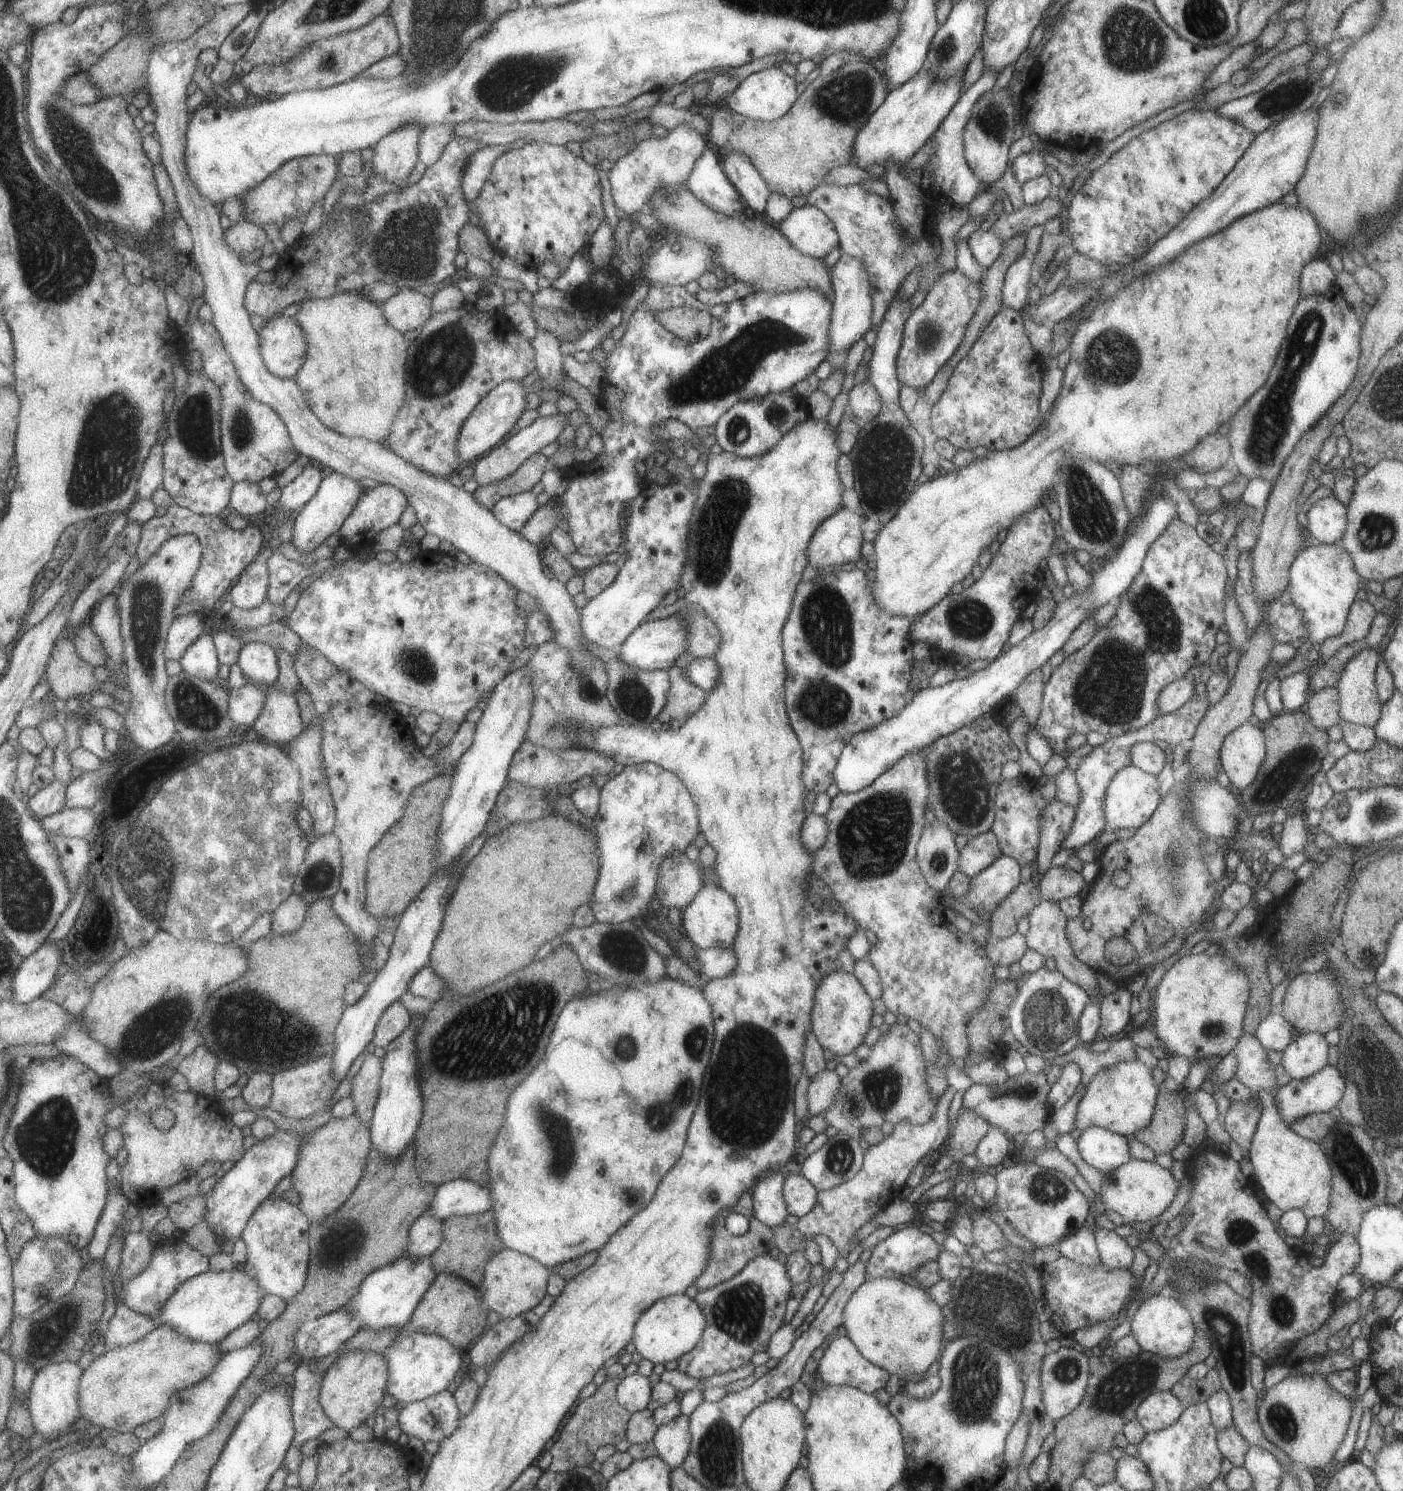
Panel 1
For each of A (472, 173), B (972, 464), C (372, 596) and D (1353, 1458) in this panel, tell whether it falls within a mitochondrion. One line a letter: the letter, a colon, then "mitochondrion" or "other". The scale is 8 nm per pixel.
A: other
B: other
C: other
D: other

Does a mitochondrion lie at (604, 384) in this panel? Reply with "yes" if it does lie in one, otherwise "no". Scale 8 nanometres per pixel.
no

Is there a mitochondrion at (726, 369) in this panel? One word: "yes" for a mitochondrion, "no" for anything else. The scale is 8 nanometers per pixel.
yes

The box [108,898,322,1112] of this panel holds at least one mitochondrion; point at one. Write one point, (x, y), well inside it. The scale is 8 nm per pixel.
(151, 1034)

